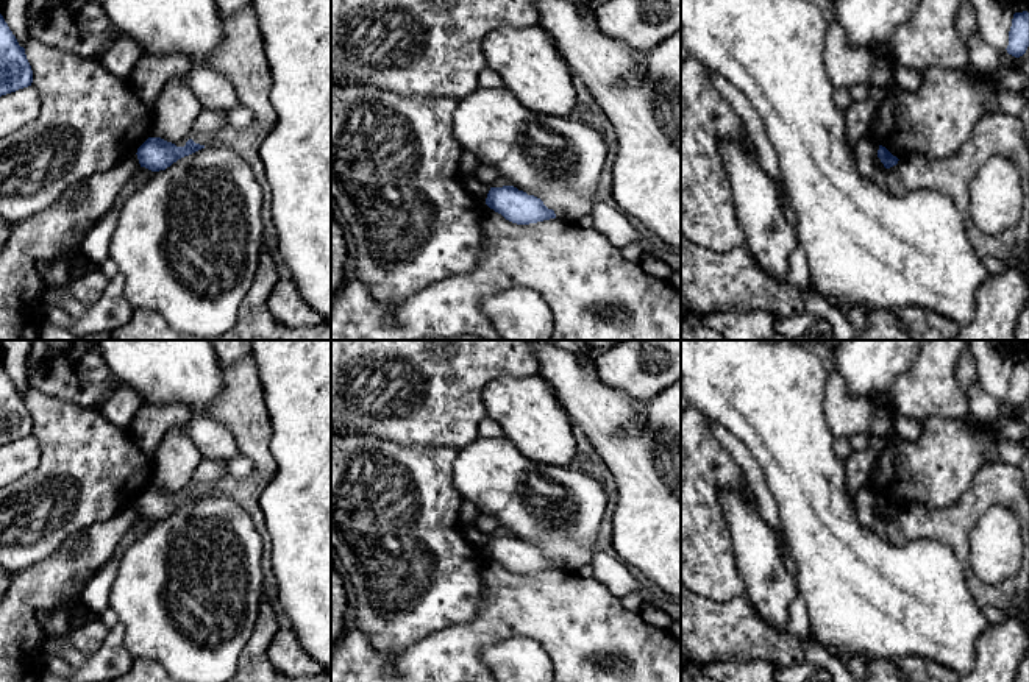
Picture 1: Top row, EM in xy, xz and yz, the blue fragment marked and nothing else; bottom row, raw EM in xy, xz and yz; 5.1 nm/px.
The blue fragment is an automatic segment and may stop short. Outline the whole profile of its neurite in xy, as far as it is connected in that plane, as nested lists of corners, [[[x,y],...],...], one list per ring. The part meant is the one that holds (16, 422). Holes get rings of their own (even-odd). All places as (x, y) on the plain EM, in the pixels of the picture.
[[[0,364],[0,446],[28,437],[33,432],[33,420],[25,398],[19,395]]]

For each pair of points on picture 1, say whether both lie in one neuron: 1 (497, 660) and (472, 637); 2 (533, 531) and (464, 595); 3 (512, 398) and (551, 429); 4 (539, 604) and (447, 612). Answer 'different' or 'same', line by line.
1: different
2: different
3: same
4: different

